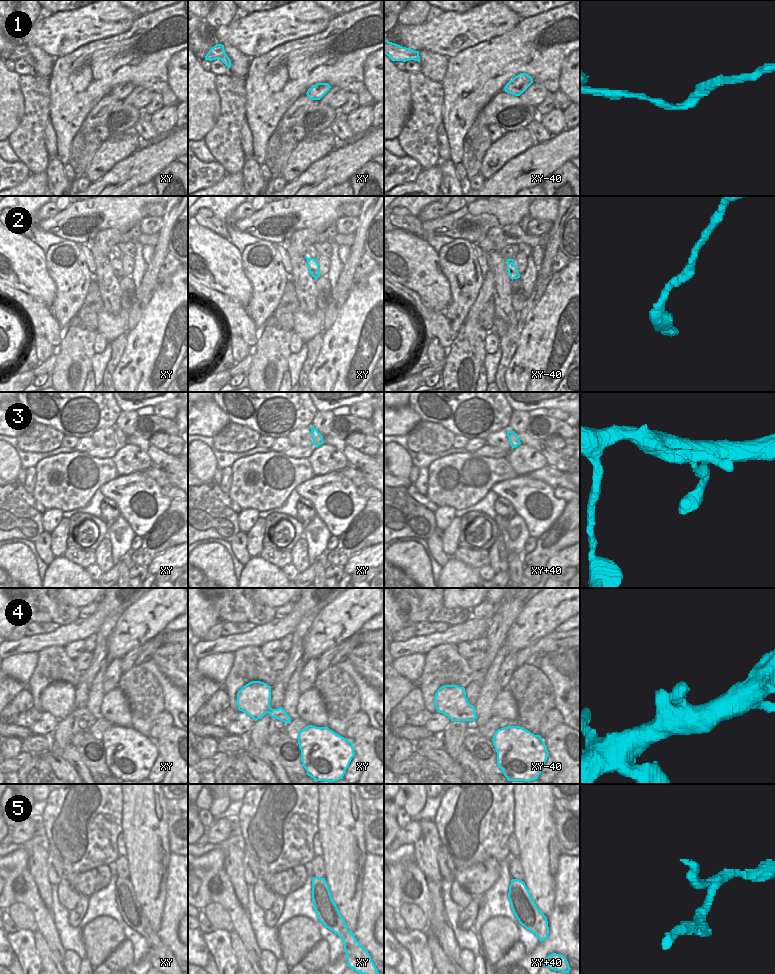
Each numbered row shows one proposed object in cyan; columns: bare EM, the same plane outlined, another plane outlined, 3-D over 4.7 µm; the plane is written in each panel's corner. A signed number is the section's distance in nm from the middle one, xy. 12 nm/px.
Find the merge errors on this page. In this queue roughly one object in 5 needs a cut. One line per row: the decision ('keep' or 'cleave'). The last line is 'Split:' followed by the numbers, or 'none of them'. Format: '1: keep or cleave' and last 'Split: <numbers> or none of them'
1: keep
2: keep
3: keep
4: keep
5: keep
Split: none of them

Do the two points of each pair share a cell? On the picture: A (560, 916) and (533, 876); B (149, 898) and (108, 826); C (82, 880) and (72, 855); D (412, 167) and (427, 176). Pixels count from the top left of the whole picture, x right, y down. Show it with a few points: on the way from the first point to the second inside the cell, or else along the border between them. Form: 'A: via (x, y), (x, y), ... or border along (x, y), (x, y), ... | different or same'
A: border along (556, 882), (553, 909), (546, 916) | different
B: border along (123, 809), (120, 832) | different
C: border along (101, 865), (82, 872), (66, 873) | different
D: border along (422, 168), (414, 180), (400, 185) | different

